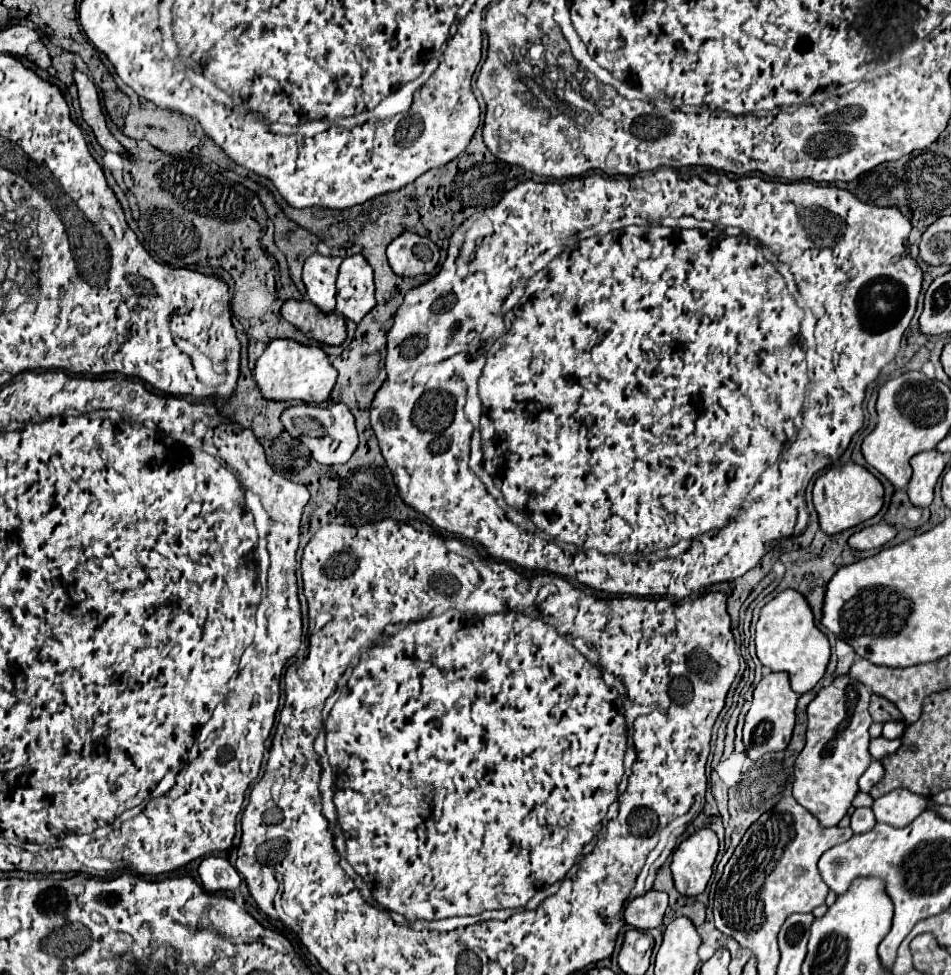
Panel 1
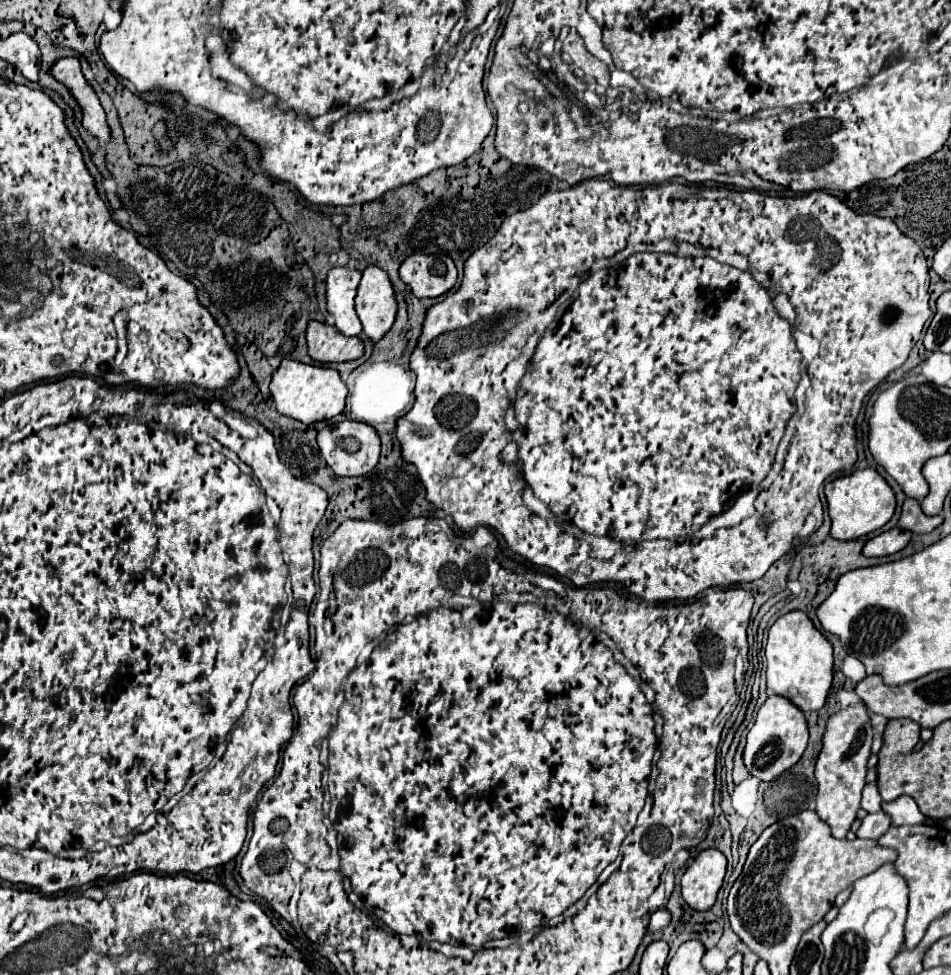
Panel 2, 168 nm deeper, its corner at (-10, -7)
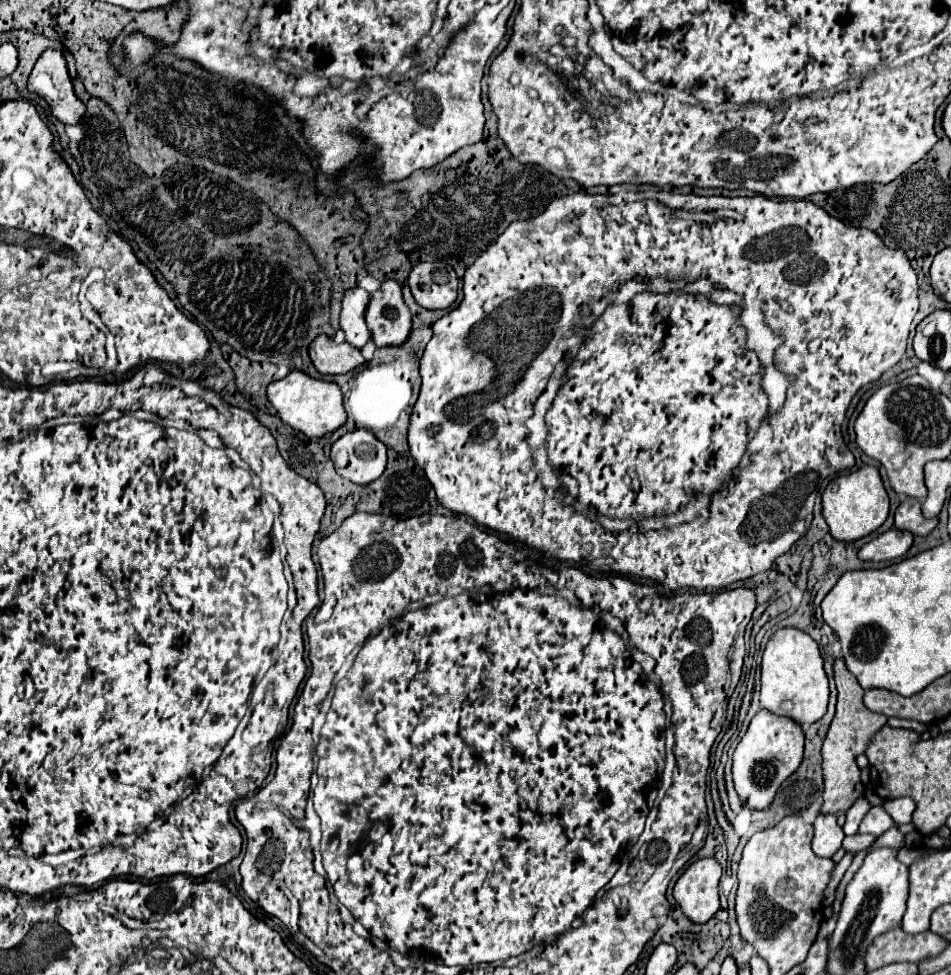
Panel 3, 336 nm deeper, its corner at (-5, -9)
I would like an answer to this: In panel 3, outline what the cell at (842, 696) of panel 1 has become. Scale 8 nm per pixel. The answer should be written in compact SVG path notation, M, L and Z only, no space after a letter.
M818 816L814 822L812 850L820 858L832 858L844 840L842 828L836 824L836 816Z

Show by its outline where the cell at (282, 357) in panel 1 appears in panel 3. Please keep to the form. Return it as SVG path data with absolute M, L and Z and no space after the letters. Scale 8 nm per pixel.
M294 370L286 378L272 382L268 386L268 400L286 424L300 430L308 438L322 438L326 434L332 434L340 426L344 426L348 418L342 404L342 390L338 388L338 384L310 378L300 370Z

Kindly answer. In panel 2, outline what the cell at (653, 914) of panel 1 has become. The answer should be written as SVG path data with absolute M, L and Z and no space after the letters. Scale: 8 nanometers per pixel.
M661 908L657 912L653 912L649 916L649 924L647 924L647 932L657 932L657 930L663 930L671 924L671 912L667 908Z

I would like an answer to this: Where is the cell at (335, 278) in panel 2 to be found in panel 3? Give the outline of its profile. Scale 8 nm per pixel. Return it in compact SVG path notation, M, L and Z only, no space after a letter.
M360 286L346 290L342 300L340 326L346 334L346 342L350 342L356 348L362 348L372 340L372 332L366 326L366 318L364 318L368 302L370 302L370 294Z

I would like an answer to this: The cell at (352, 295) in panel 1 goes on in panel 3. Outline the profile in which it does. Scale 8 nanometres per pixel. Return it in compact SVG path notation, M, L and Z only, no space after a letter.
M386 280L382 282L382 288L372 294L366 322L378 348L402 346L408 340L412 320L410 310L402 300L402 288L398 282Z

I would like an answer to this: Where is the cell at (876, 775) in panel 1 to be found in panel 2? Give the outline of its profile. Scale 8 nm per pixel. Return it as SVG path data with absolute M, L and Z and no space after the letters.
M867 782L863 788L861 808L867 812L879 812L881 810L881 796L877 790L877 782Z

